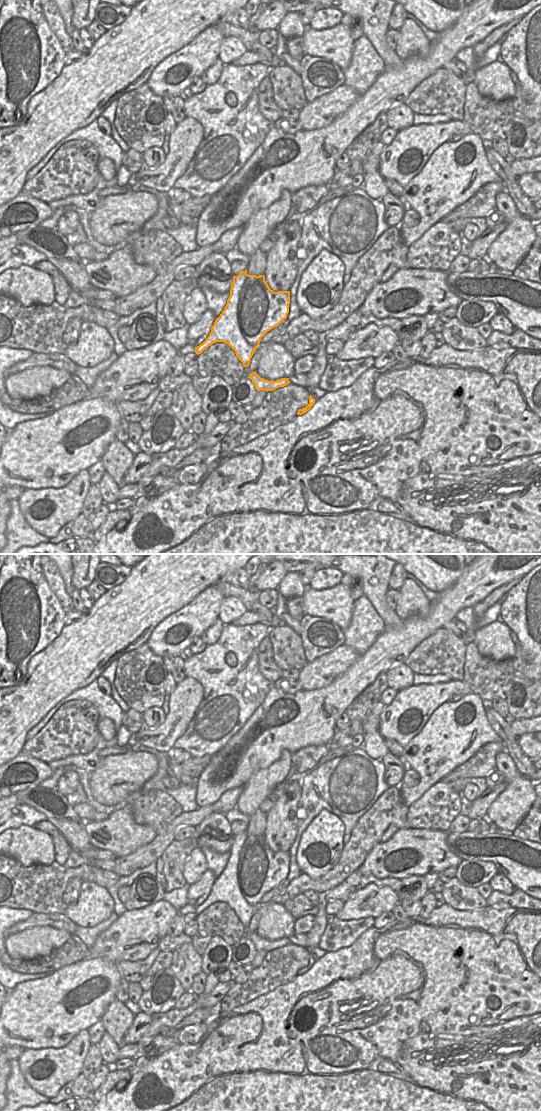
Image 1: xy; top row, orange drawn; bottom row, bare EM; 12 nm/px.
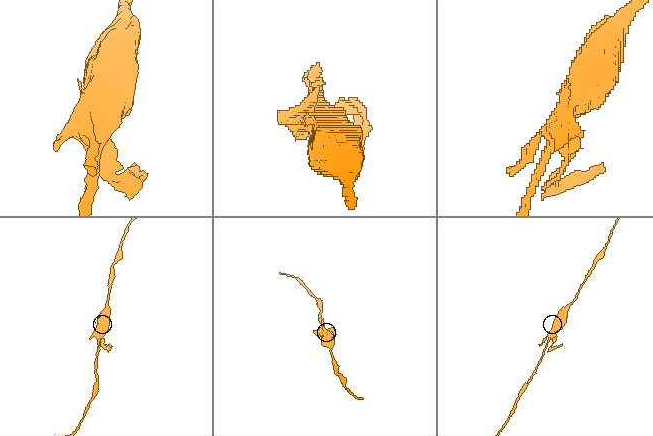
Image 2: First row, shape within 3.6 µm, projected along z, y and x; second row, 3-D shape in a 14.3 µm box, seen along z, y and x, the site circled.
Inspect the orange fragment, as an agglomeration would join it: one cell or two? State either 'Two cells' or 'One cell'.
One cell

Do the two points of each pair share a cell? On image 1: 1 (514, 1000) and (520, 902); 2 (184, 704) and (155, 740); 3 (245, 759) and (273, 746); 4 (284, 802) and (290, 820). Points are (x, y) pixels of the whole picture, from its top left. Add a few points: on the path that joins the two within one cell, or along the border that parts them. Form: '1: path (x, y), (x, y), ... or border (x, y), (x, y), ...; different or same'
1: border (521, 908), (530, 910); different
2: path (180, 713), (164, 731); same
3: path (252, 752), (258, 746), (266, 746); same
4: path (284, 806), (284, 814), (286, 816); same

